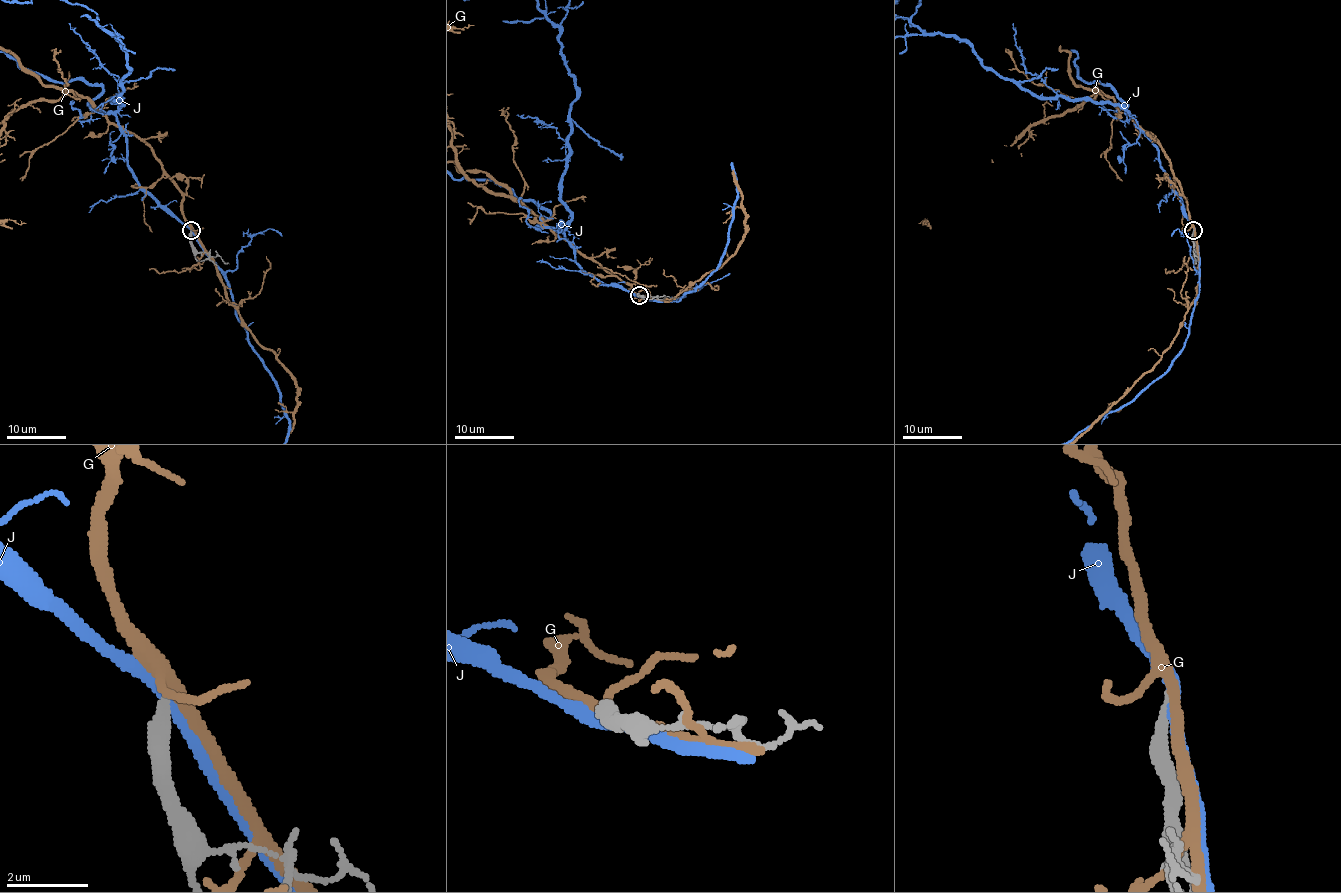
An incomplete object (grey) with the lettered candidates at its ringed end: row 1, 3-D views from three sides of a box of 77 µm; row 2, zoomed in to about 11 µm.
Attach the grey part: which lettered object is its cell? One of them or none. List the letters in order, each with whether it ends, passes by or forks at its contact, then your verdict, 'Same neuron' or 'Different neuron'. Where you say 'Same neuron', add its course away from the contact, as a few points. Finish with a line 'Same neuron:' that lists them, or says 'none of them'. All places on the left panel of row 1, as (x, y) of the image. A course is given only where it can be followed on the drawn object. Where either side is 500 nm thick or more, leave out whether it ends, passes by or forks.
G: It forks there. Different neuron
J: It passes by. Different neuron
Same neuron: none of them

